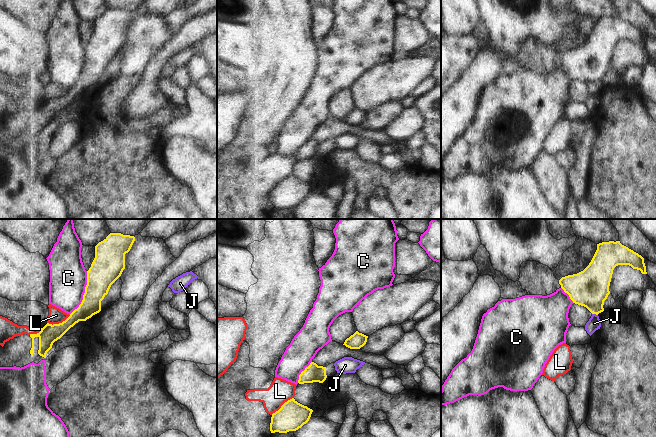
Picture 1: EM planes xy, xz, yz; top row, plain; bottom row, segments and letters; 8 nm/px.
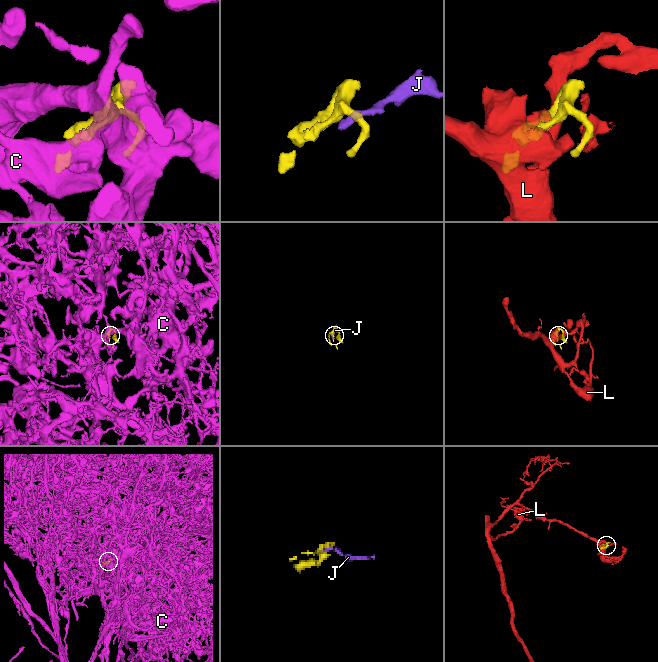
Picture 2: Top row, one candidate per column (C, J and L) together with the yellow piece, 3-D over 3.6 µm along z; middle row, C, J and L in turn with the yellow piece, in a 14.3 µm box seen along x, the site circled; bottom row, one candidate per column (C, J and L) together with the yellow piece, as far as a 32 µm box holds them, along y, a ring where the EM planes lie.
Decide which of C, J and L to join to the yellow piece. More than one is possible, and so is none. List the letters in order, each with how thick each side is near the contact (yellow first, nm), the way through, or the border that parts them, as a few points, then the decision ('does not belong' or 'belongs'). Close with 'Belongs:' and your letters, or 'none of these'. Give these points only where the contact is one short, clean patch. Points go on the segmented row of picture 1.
C: 240 nm thick on the yellow side, 300 nm on the other; does not belong
J: 300 nm thick on the yellow side, 110 nm on the other; border along yz (592, 313), (597, 315); does not belong
L: 150 nm thick on the yellow side, 120 nm on the other; does not belong
Belongs: none of these

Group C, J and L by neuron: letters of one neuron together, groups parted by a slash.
C / J / L

